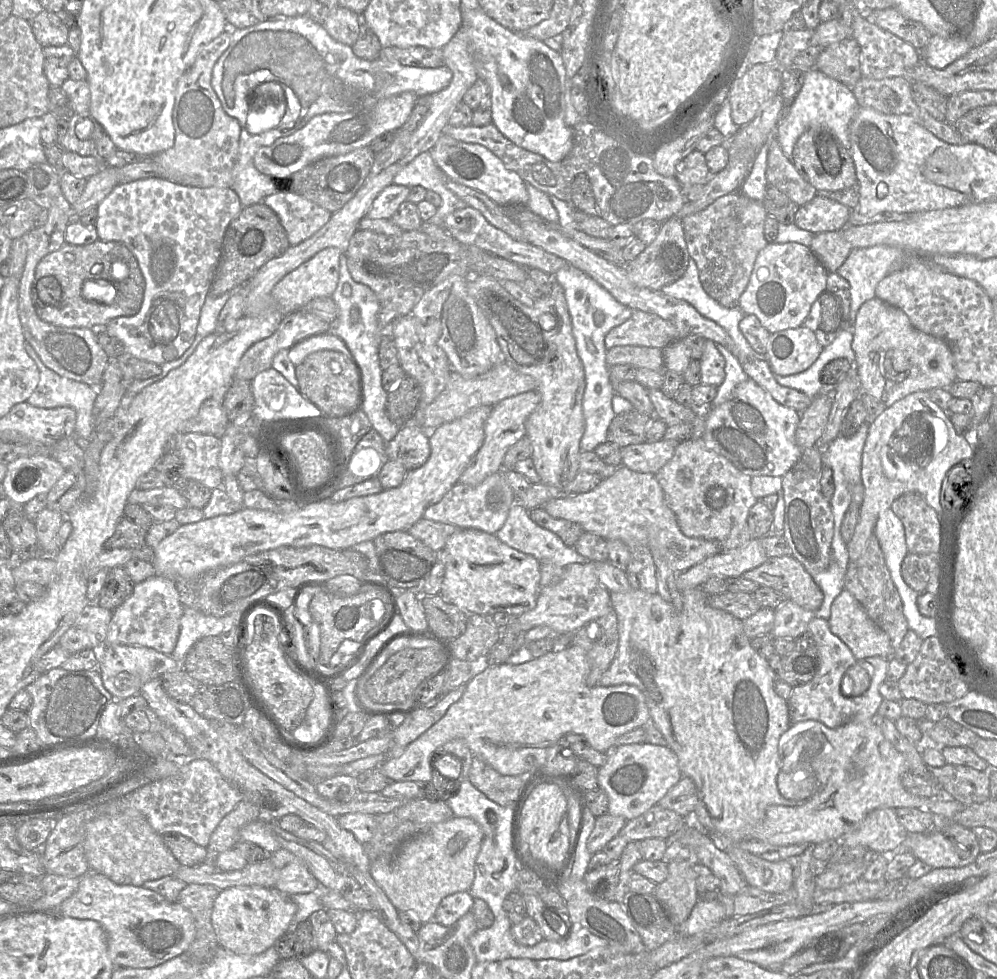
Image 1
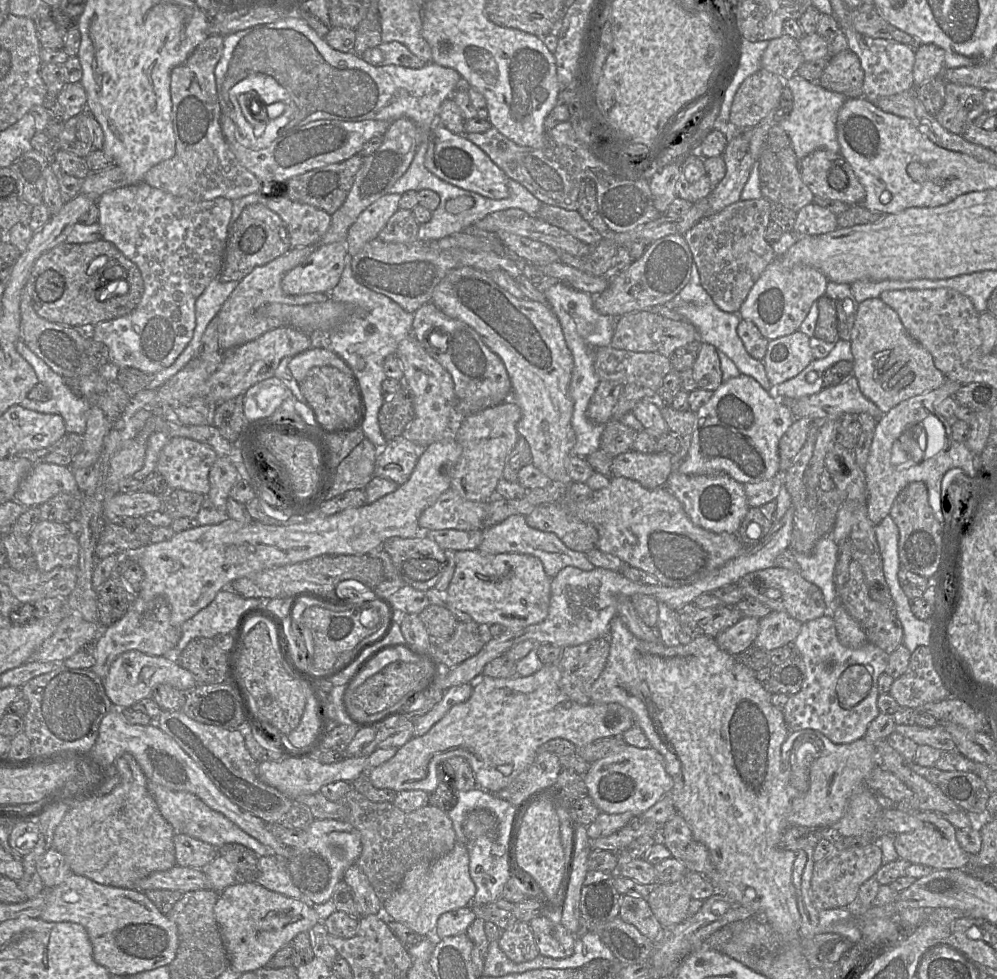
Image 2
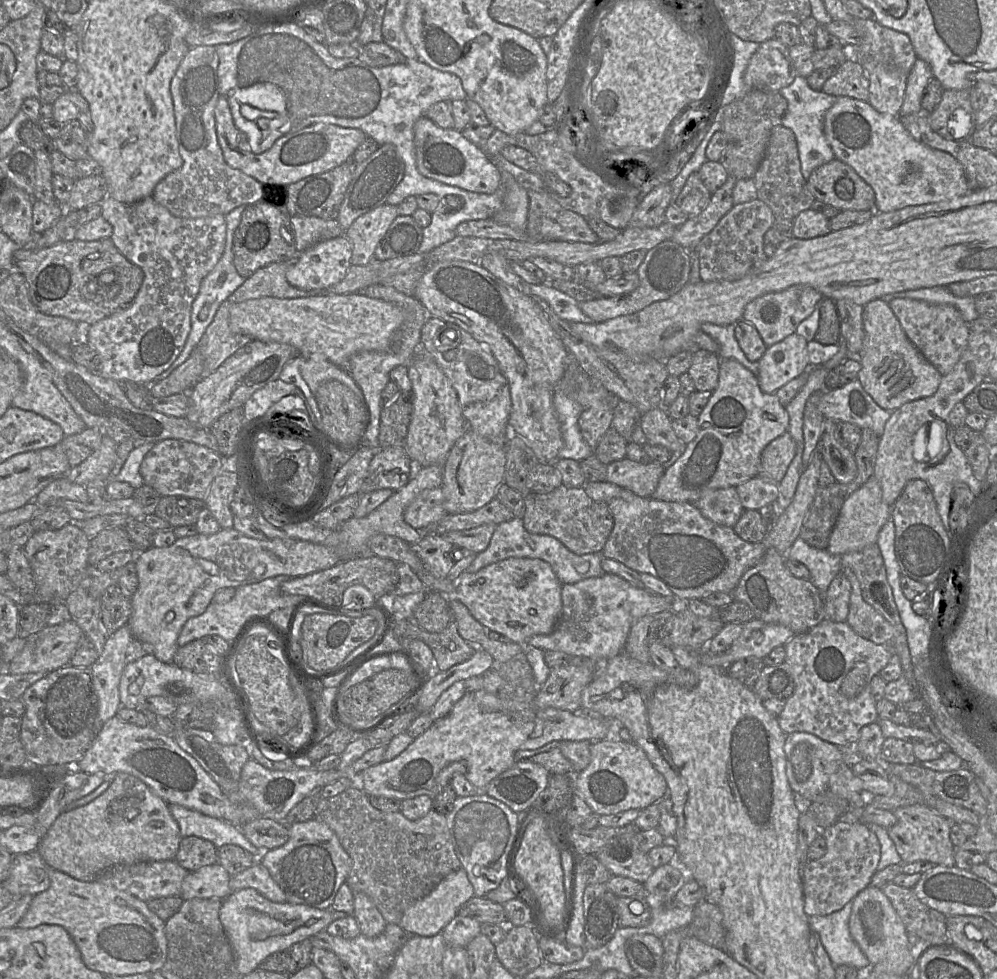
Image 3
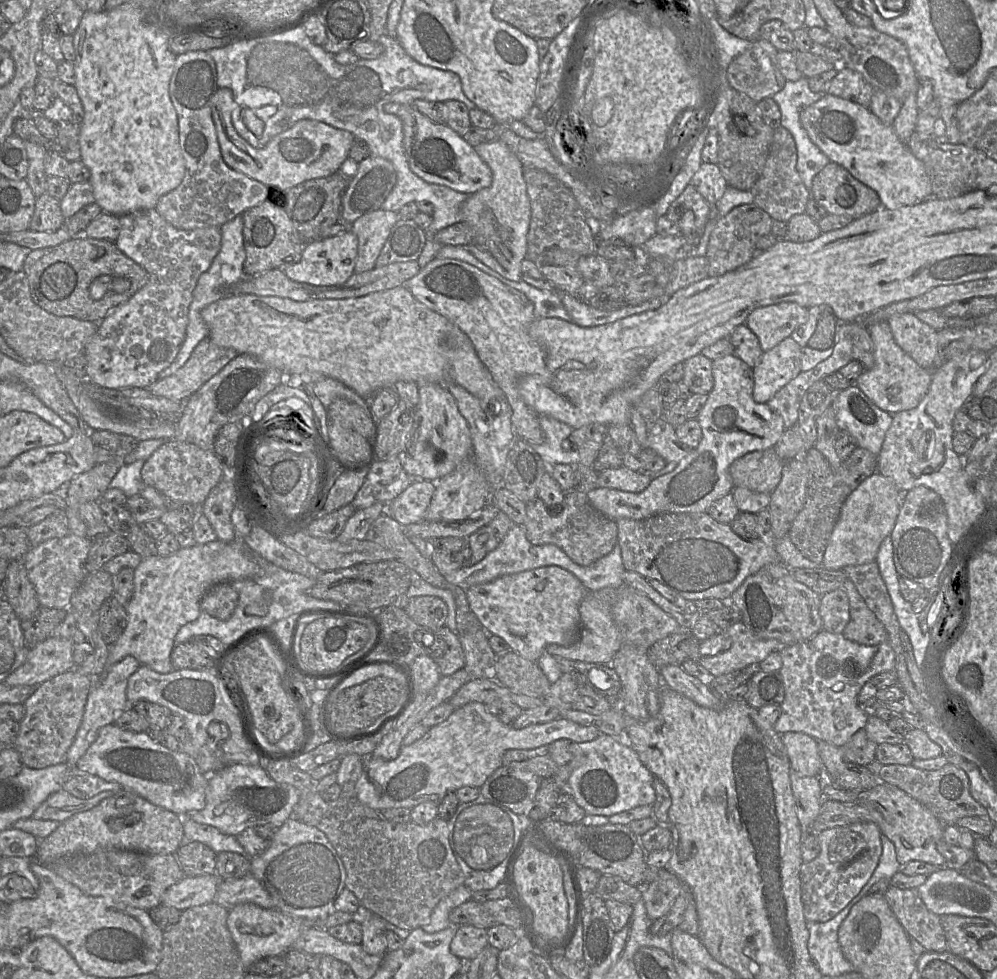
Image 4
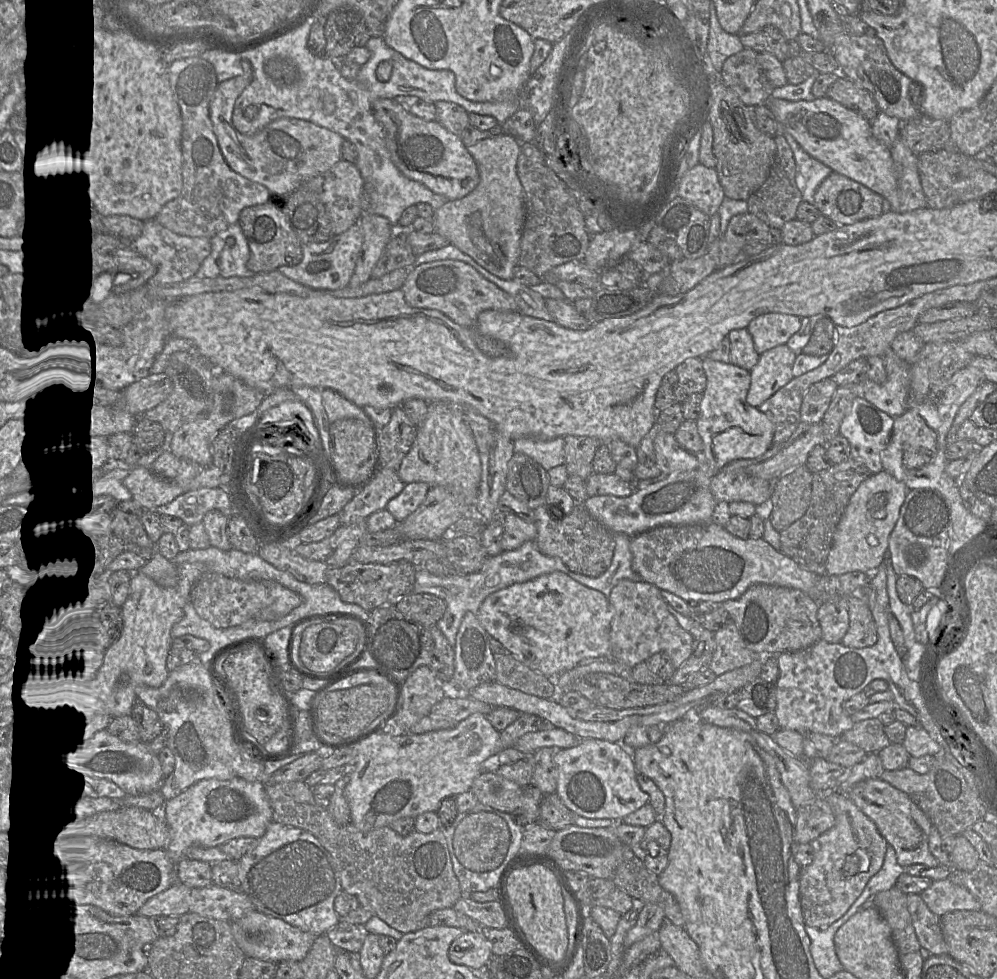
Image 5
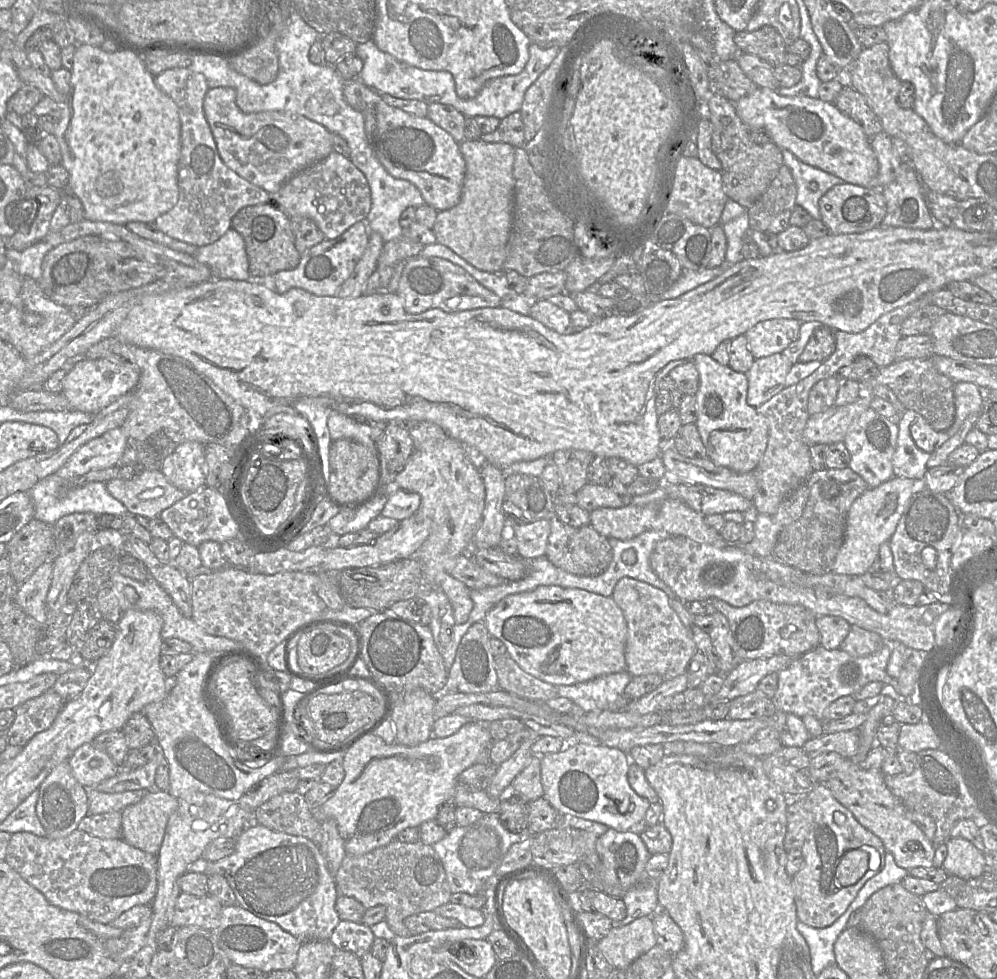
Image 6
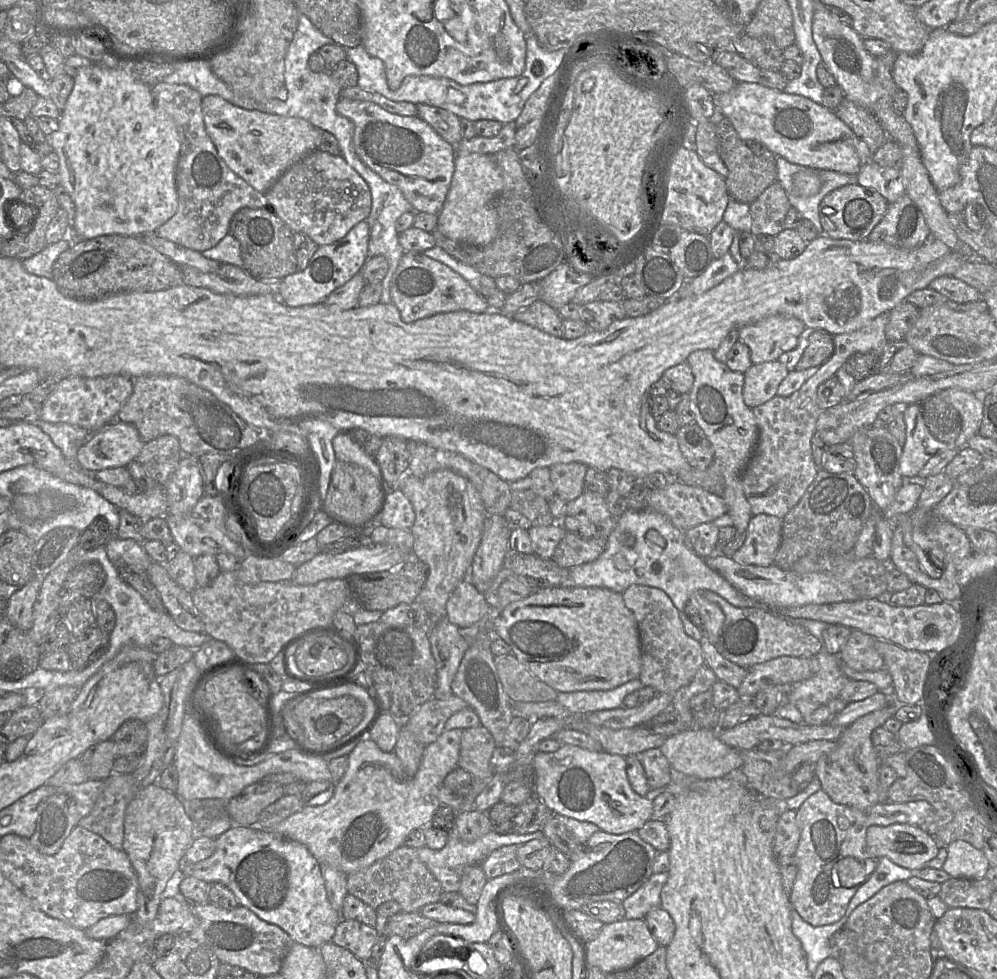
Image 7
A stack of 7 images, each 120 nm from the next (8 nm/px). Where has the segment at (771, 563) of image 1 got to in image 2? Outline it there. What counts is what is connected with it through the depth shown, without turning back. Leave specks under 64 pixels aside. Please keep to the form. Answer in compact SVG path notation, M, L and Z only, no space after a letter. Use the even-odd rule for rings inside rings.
M771 567L750 572L737 583L745 596L753 597L769 607L772 611L782 611L792 618L805 623L827 613L827 607L821 590L805 580L799 572L781 567Z

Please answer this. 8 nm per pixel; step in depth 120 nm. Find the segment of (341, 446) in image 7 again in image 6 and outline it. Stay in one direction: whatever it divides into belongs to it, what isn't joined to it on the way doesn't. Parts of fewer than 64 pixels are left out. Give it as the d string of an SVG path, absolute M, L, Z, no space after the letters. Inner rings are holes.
M332 410L328 416L327 424L332 441L350 438L364 444L371 451L376 451L376 442L372 440L365 426L356 418Z

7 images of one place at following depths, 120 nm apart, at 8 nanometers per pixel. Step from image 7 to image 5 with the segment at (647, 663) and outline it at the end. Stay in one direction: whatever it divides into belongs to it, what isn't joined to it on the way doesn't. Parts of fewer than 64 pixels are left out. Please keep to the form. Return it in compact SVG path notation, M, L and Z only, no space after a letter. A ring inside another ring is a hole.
M622 579L612 589L608 600L613 608L611 659L634 668L652 655L665 652L670 656L674 668L678 669L692 655L694 638L669 612L668 603L656 586Z

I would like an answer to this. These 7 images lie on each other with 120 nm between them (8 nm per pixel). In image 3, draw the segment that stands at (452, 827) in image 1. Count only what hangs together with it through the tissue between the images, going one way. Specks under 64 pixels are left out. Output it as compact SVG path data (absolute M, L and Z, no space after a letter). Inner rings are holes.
M462 867L447 875L427 896L411 905L404 912L399 926L410 935L434 936L442 932L444 927L458 914L460 907L473 896L473 885Z

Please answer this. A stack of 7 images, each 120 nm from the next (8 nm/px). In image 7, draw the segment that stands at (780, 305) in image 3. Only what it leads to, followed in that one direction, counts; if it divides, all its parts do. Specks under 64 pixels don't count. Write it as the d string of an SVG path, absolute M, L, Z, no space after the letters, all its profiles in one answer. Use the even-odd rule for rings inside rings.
M772 315L758 322L744 325L739 330L739 341L750 349L753 364L778 360L780 355L794 347L794 341L806 329L805 324L798 318L789 315Z

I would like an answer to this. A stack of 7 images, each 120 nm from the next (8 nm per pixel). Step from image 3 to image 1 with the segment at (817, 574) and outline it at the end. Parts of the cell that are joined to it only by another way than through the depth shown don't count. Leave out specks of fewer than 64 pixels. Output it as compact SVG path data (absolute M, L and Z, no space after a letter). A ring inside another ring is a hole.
M831 551L831 561L829 566L816 574L812 574L813 580L816 584L820 587L823 592L824 598L821 606L815 612L815 617L823 618L828 620L831 615L831 606L835 598L845 589L844 582L845 582L845 574L846 570L840 568L837 562L832 558L832 551Z

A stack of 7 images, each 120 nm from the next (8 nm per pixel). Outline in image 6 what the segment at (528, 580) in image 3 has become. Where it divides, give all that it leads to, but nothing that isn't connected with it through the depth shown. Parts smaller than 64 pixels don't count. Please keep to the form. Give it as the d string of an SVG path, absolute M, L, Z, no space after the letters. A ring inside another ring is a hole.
M539 586L531 591L503 598L487 613L484 624L490 636L505 644L507 654L525 672L554 686L583 683L627 670L627 622L612 597L578 588Z

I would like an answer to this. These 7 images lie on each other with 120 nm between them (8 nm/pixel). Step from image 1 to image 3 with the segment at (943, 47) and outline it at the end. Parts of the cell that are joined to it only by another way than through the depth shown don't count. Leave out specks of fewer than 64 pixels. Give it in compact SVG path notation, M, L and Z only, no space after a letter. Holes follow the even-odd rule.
M917 58L908 74L904 102L898 115L906 116L923 112L921 107L923 91L933 77L931 66Z

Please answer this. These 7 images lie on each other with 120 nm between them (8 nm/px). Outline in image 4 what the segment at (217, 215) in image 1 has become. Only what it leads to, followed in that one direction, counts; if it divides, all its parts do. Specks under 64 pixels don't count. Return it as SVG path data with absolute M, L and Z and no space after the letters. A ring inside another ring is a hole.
M155 208L142 209L118 217L121 230L115 244L124 255L148 272L149 280L126 303L111 311L98 323L97 332L83 351L88 362L86 378L106 389L147 389L159 379L160 372L168 367L178 354L185 338L193 290L200 275L209 269L220 251L221 233L218 227L179 230L169 224Z

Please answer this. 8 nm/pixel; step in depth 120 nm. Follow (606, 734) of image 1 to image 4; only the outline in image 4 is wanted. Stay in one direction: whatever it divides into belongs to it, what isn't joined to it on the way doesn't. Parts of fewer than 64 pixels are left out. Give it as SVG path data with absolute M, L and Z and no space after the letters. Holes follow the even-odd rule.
M469 702L456 708L445 721L429 728L414 743L402 746L395 759L364 758L355 786L356 797L377 811L399 807L412 809L426 801L438 804L446 794L461 787L480 788L502 766L502 757L507 750L535 749L560 739L583 743L594 740L600 734L595 727L582 726L565 718L515 729L492 715L485 704Z

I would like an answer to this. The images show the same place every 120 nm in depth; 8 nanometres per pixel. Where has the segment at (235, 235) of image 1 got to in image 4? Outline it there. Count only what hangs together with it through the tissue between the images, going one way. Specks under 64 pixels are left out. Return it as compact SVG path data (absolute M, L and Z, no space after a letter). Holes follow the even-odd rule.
M265 200L261 204L246 210L243 218L243 242L246 253L243 272L247 275L260 275L269 270L284 268L298 263L306 242L302 240L297 229L284 208Z

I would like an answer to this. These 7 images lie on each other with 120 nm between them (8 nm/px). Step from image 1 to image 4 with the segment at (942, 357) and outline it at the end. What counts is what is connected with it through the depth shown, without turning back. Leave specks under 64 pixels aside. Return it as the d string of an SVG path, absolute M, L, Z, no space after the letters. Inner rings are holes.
M887 320L869 323L869 331L874 343L875 365L872 369L864 370L856 385L880 409L890 414L916 407L929 390L932 372L917 364L896 343Z

